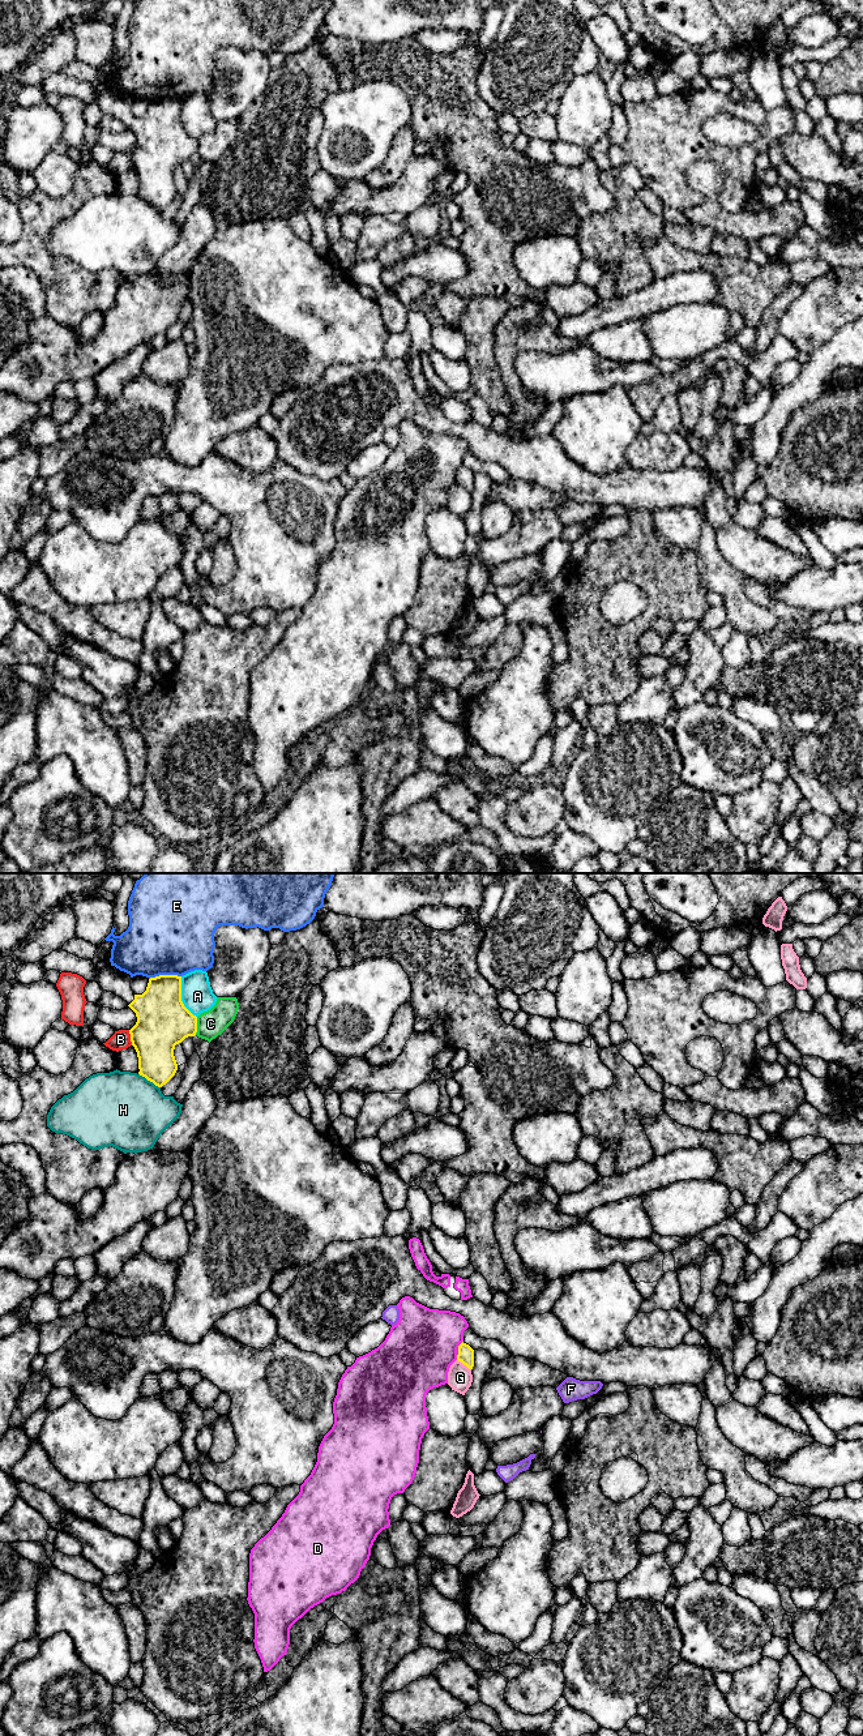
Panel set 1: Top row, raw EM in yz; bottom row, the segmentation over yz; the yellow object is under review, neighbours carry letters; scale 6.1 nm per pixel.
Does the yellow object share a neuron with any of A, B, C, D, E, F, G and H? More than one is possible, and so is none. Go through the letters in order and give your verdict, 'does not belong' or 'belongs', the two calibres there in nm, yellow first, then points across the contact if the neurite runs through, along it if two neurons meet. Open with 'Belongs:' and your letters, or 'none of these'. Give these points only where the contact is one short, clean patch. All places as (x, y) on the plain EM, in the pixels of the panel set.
Belongs: F
A: does not belong | 320/200 nm
B: does not belong | 320/110 nm | along yz (128, 153), (132, 167)
C: does not belong | 320/170 nm
D: does not belong | 100/420 nm
E: does not belong | 300/500 nm
F: belongs | 100/20 nm | across yz (465, 478), (458, 475), (457, 471)
G: does not belong | 100/150 nm
H: does not belong | 260/480 nm

